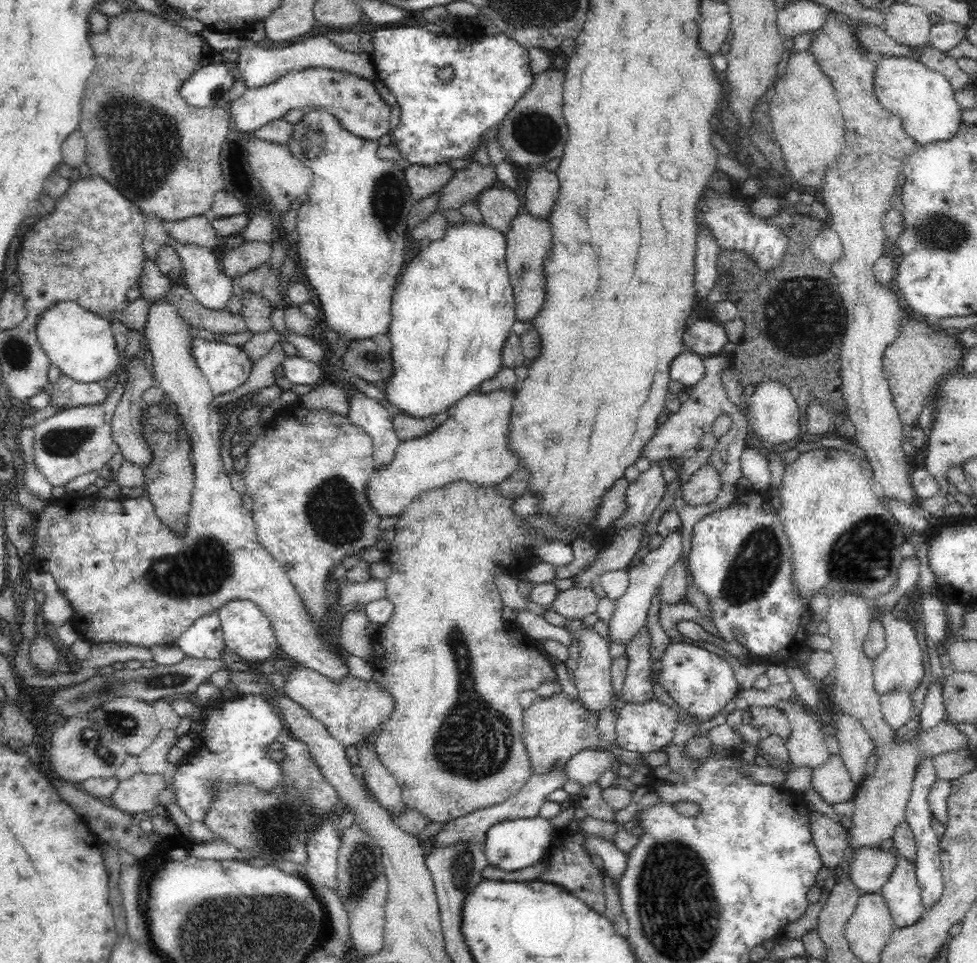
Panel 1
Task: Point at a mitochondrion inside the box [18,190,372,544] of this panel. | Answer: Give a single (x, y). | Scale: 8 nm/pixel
(64, 441)

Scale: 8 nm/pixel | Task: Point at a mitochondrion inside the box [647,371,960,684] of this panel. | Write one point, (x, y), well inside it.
(863, 555)

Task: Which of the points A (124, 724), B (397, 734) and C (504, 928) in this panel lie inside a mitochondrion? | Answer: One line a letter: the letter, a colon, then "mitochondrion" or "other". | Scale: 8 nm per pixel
A: mitochondrion
B: other
C: other

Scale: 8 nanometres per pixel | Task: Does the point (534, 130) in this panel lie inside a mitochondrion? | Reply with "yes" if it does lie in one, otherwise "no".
yes

